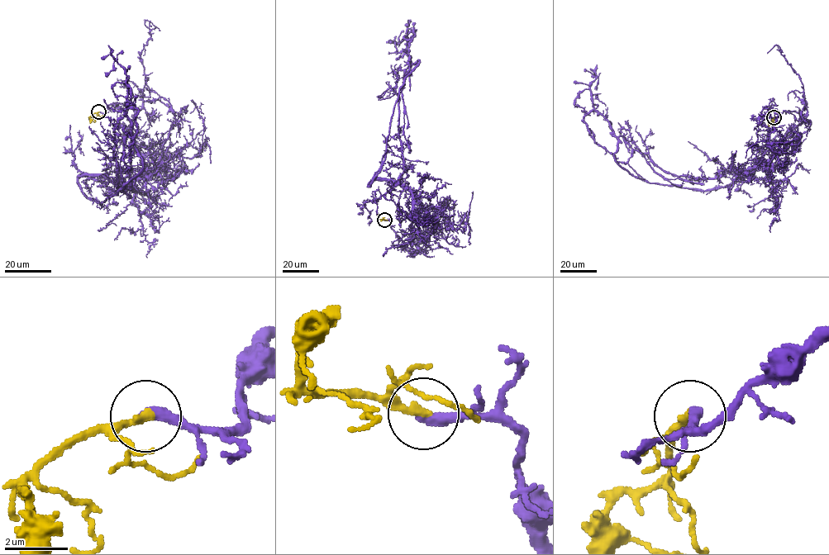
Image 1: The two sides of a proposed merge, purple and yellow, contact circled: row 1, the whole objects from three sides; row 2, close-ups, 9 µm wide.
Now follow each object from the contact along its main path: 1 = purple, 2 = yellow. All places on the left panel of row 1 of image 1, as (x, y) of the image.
1: (98, 112), (133, 108), (144, 170), (83, 174), (83, 192), (101, 204), (141, 170), (131, 103), (130, 164)
2: (98, 112), (91, 116), (92, 122)

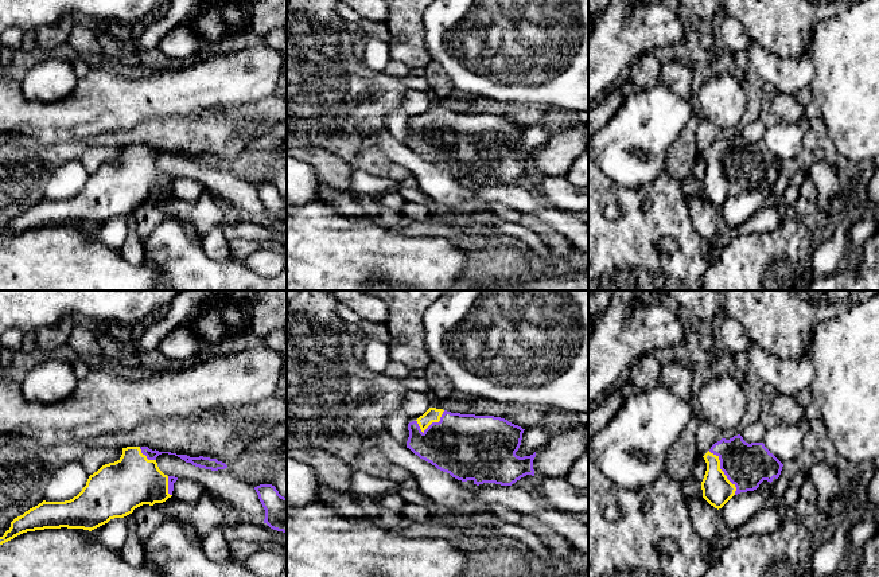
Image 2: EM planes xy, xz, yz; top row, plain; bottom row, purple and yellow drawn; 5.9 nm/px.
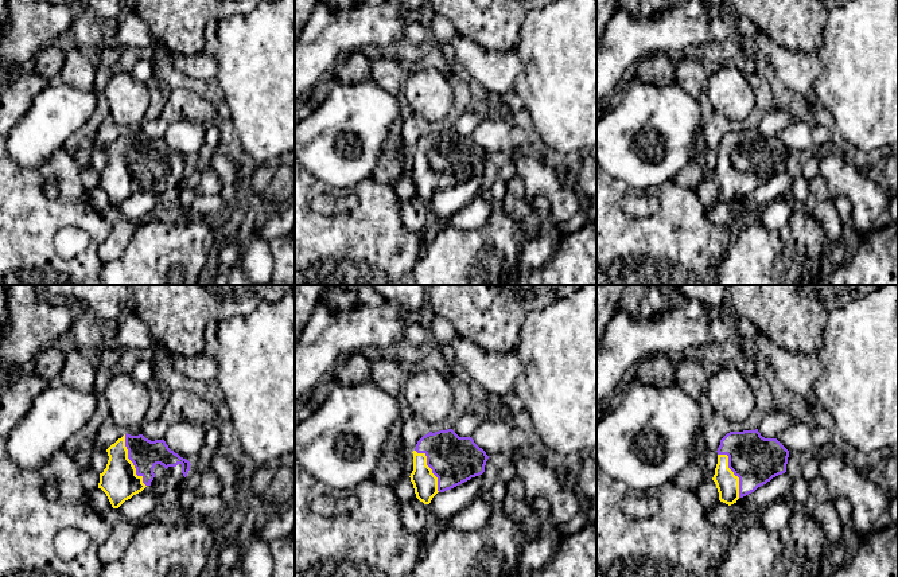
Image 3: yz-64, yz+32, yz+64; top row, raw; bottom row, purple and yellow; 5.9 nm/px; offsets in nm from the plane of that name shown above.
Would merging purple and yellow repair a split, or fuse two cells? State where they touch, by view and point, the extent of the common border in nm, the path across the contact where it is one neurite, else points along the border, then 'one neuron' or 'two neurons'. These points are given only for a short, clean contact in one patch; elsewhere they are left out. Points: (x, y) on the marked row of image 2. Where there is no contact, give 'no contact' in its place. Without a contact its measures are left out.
yz (722, 470) | 300 nm | one neuron

